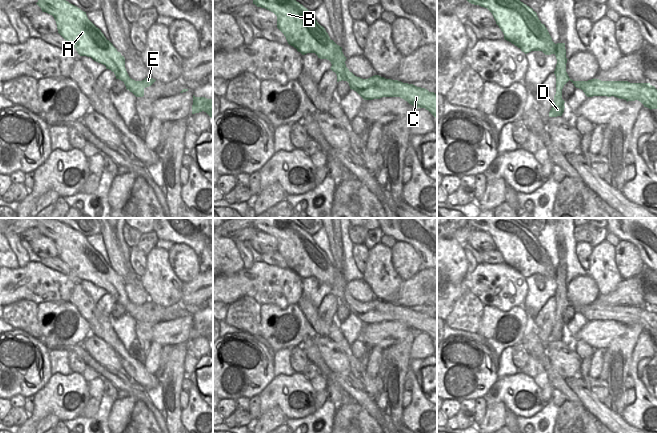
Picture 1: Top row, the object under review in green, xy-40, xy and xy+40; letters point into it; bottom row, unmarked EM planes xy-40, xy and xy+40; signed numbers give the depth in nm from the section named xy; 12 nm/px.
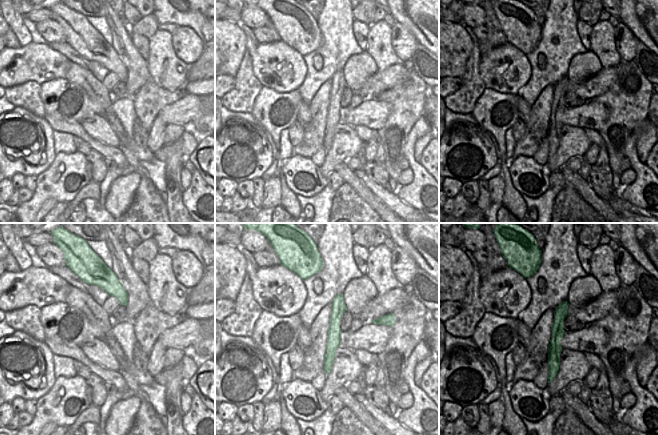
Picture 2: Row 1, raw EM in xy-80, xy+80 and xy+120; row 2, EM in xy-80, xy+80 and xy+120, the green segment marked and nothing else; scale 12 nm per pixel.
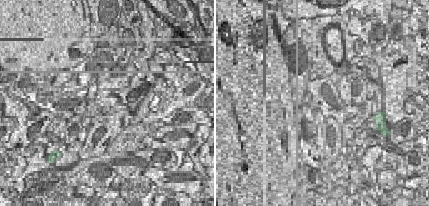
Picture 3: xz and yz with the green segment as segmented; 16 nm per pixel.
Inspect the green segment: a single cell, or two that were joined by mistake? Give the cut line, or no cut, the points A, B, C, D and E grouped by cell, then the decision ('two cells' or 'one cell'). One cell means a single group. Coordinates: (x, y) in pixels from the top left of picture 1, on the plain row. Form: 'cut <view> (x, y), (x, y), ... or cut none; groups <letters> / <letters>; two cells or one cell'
cut xy+40 (566, 284), (564, 295), (555, 295); groups A B C E / D; two cells

